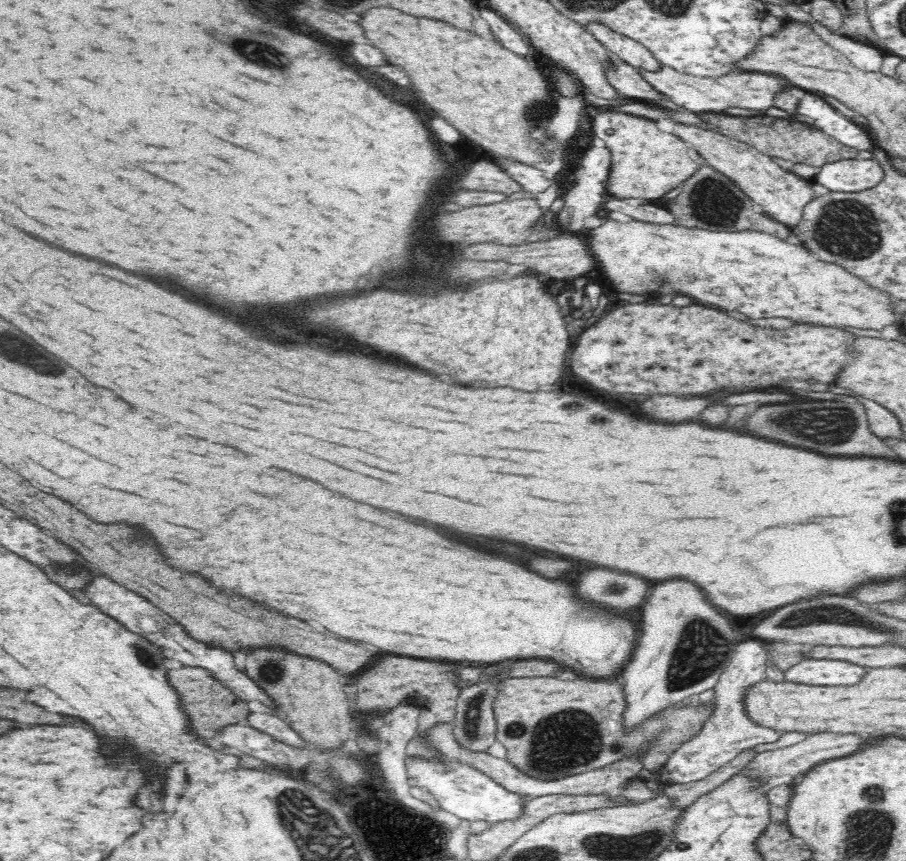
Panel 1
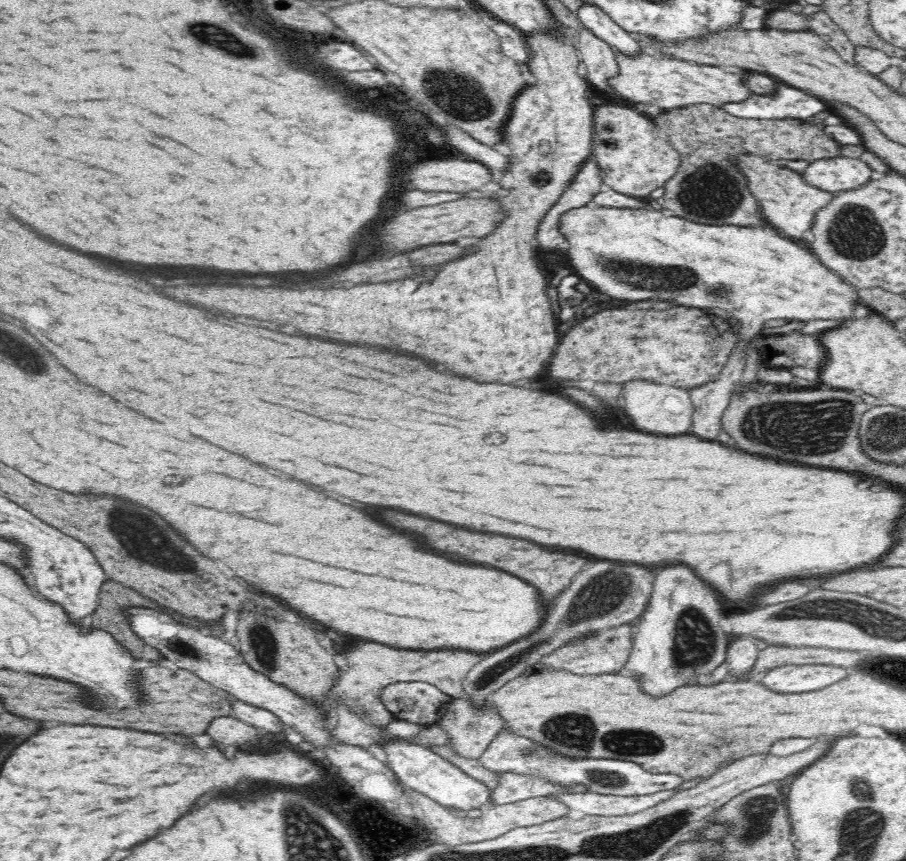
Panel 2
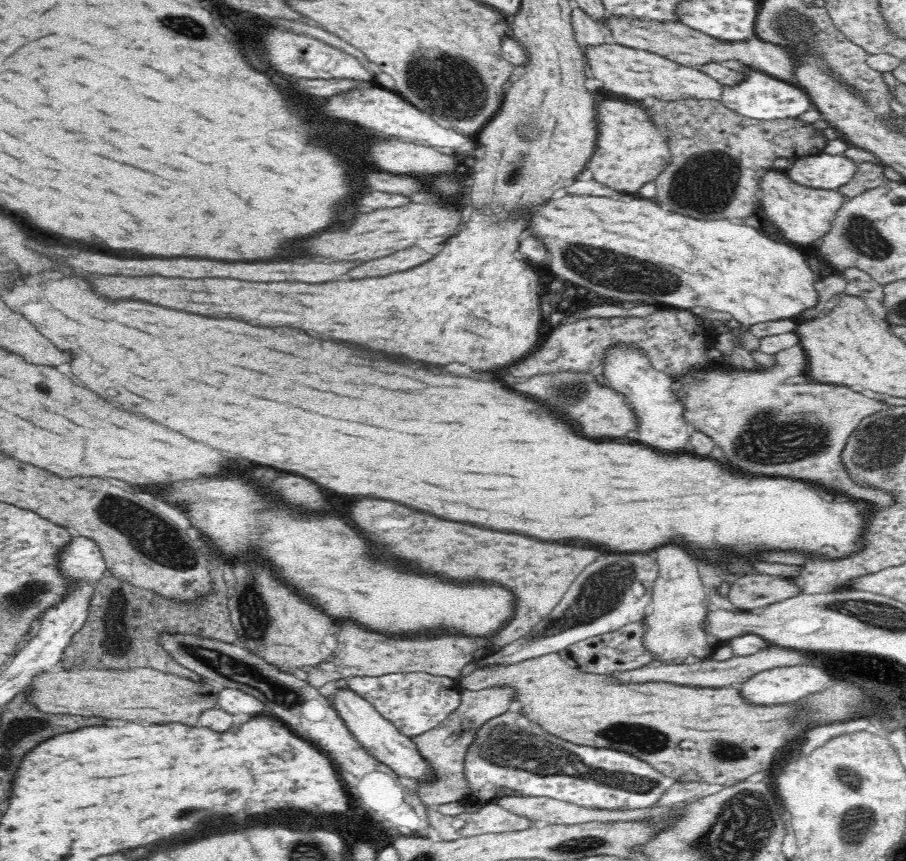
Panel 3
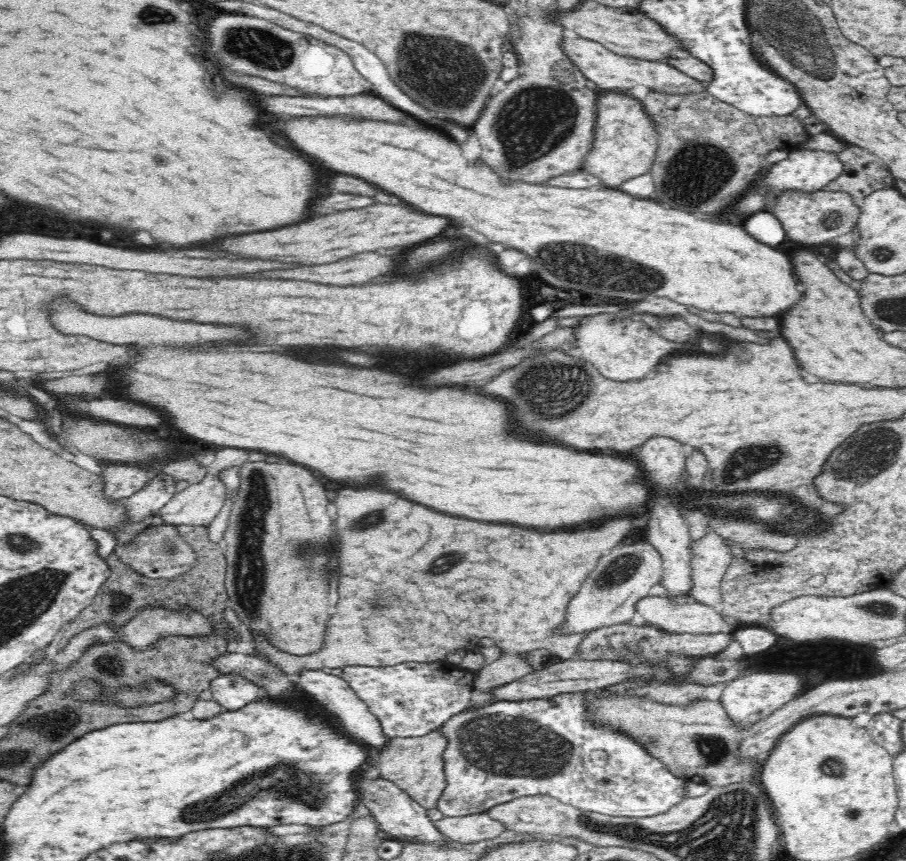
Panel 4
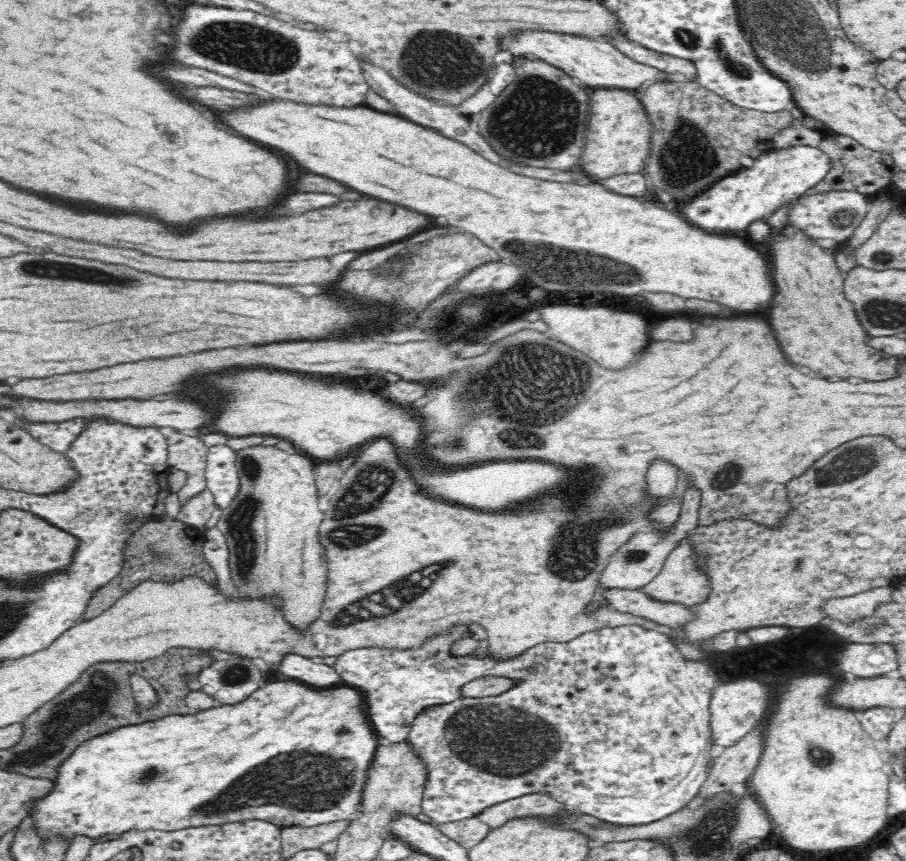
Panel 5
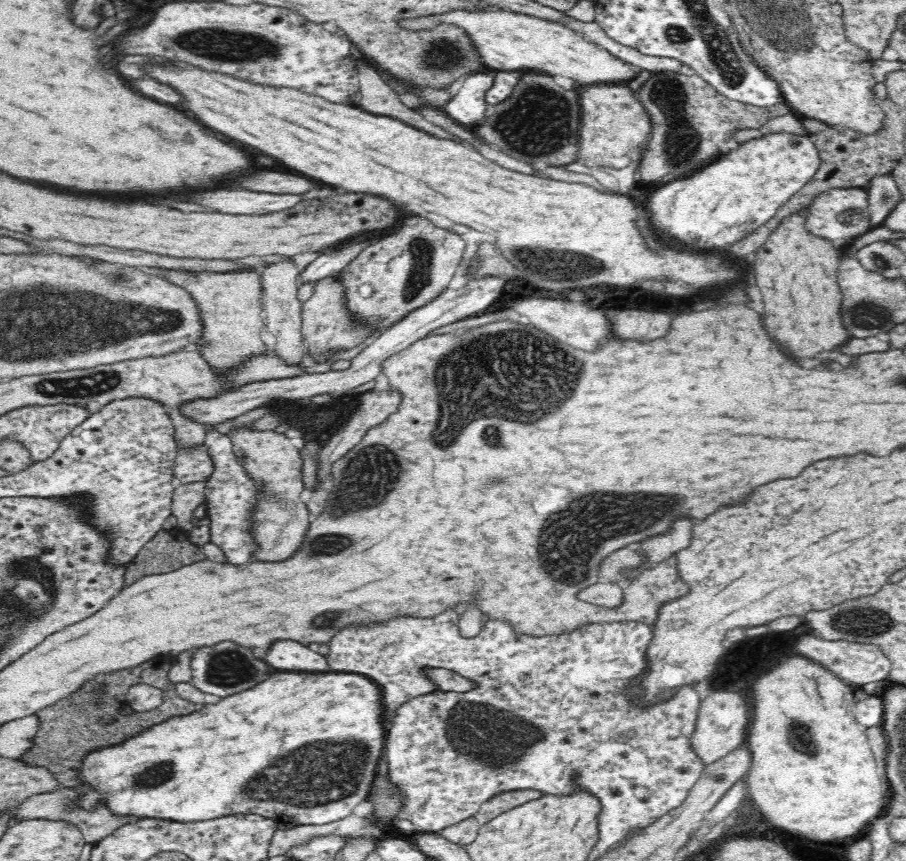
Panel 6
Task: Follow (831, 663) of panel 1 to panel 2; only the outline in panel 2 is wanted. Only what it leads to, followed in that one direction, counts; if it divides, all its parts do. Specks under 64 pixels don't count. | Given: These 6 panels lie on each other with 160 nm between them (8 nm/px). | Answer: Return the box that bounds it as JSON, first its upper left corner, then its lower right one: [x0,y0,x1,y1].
[761,664,854,693]

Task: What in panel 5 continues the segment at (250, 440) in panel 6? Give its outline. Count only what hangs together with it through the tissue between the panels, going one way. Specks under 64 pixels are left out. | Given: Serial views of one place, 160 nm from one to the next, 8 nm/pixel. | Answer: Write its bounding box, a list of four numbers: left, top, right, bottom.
[215,446,328,634]

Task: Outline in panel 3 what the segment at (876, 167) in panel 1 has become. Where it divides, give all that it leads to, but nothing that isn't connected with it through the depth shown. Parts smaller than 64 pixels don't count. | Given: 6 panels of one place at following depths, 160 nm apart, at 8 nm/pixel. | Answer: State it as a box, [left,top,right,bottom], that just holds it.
[786,153,857,190]

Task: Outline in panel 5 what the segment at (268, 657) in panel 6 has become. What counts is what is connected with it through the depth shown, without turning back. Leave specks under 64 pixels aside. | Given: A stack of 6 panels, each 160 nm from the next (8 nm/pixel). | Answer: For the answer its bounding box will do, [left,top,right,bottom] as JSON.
[278,654,344,688]

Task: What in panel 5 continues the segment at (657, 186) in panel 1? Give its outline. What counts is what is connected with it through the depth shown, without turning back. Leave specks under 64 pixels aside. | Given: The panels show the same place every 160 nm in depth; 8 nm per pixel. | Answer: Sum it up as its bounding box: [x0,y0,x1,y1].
[579,90,652,182]

